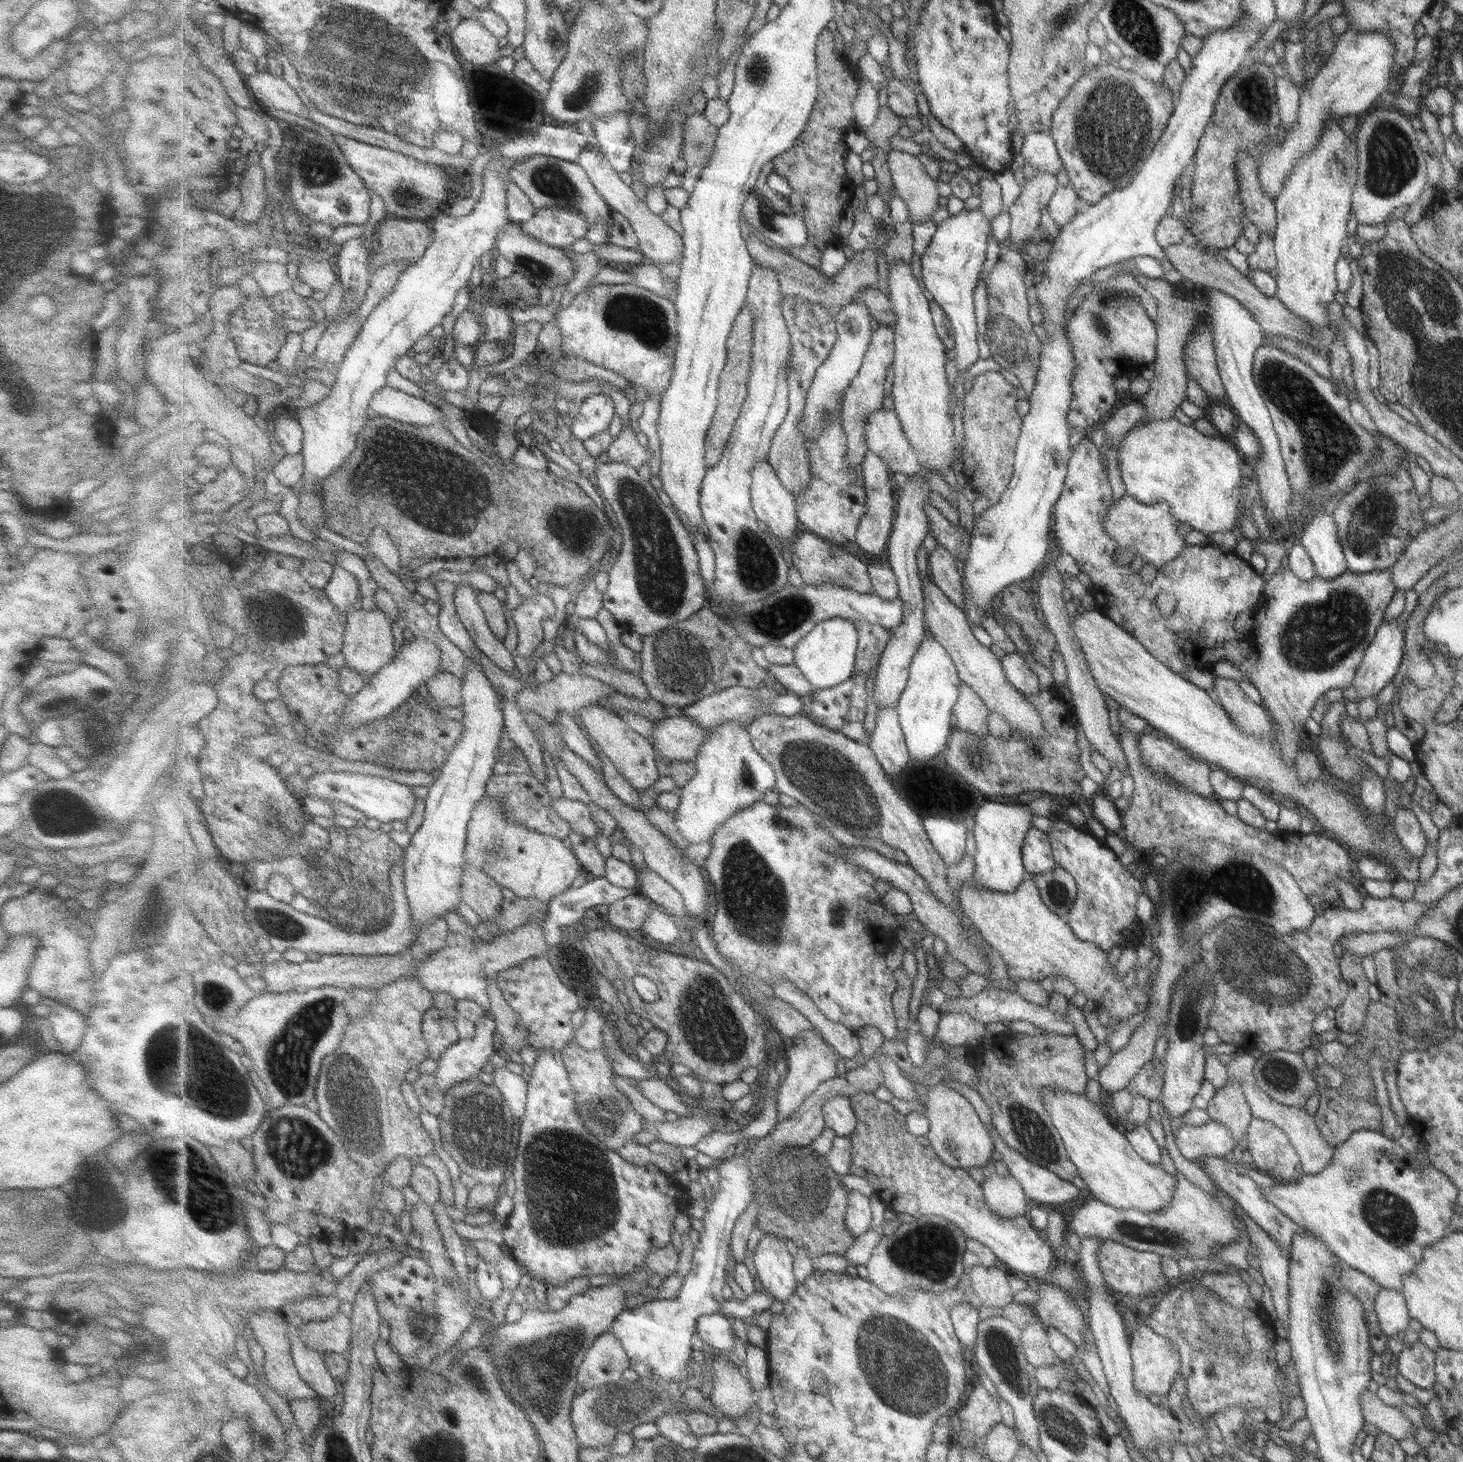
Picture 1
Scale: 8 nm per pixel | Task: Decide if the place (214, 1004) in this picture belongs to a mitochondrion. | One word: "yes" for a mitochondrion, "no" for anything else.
yes

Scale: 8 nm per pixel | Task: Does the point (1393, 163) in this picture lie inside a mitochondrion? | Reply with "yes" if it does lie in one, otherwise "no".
yes

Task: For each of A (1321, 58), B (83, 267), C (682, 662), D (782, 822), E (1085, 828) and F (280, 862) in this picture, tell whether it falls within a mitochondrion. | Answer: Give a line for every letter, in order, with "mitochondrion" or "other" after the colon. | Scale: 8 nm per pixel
A: other
B: other
C: mitochondrion
D: mitochondrion
E: other
F: other

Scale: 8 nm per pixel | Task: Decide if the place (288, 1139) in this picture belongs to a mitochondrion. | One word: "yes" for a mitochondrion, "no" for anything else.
yes

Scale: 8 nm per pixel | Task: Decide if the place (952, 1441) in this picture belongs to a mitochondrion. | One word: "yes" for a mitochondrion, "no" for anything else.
no

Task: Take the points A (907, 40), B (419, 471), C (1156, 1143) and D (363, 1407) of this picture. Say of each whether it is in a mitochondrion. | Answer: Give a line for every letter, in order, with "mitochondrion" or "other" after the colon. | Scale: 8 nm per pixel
A: other
B: mitochondrion
C: other
D: other

